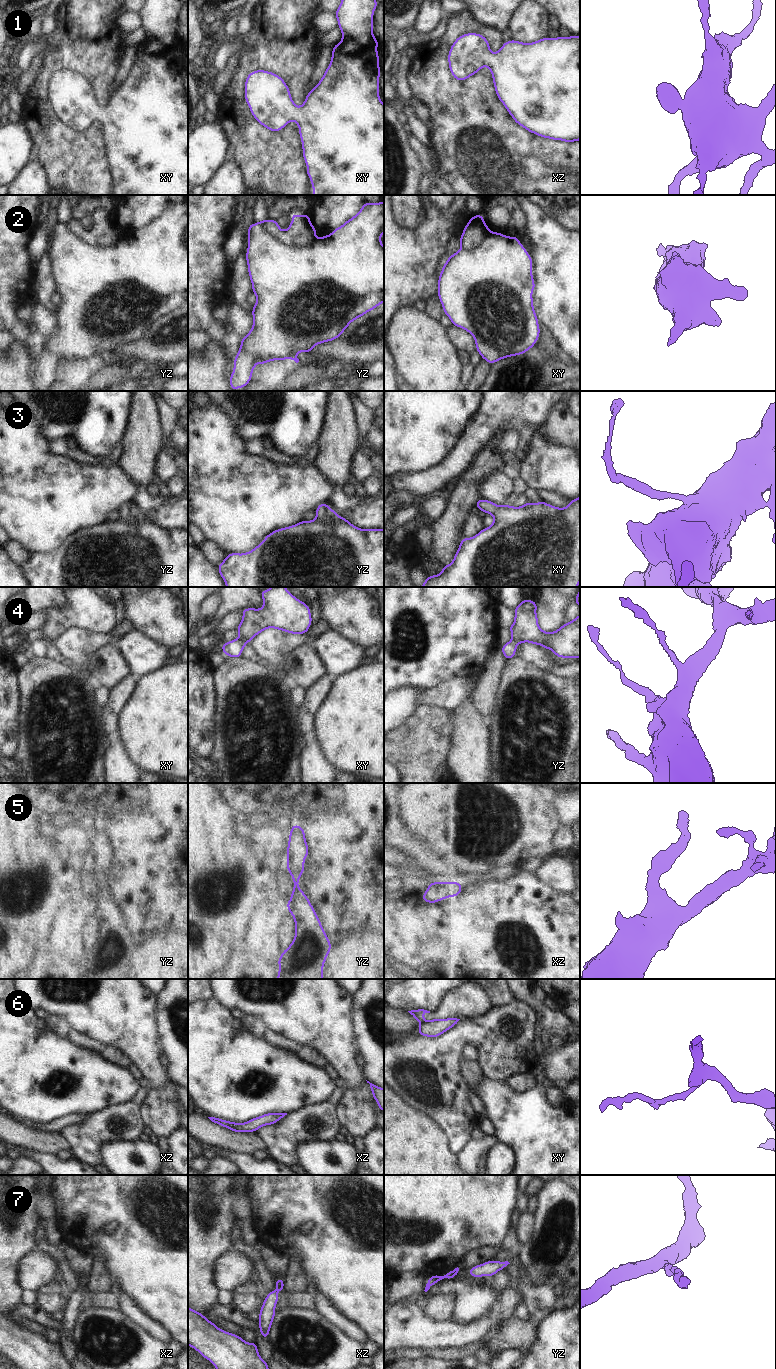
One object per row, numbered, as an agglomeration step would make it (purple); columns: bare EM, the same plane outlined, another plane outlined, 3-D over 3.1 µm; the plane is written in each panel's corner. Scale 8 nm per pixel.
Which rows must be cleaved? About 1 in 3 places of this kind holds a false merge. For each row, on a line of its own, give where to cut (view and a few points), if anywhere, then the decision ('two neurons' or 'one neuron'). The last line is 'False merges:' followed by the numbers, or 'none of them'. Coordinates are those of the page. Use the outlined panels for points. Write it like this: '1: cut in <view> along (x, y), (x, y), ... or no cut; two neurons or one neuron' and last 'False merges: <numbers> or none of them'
1: no cut; one neuron
2: cut in yz along (261, 221), (261, 224), (283, 243), (306, 245), (315, 239); two neurons
3: no cut; one neuron
4: cut in xy along (239, 638), (246, 644); two neurons
5: no cut; one neuron
6: cut in xy along (439, 1019), (421, 1023); two neurons
7: no cut; one neuron
False merges: 2, 4, 6

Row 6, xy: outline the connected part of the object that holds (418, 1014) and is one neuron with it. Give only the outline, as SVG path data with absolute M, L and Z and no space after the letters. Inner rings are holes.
M418 1009L418 1010L411 1010L411 1011L408 1011L413 1017L415 1020L417 1020L419 1023L427 1023L427 1022L430 1022L430 1021L439 1021L440 1019L431 1019L430 1021L425 1021L423 1019L423 1015L425 1013L430 1013L430 1011L427 1011L427 1010L424 1010L424 1009Z

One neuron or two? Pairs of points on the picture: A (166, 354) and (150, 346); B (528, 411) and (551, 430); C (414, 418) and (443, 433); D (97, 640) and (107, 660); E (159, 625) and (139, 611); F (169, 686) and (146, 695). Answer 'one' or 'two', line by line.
A: one
B: two
C: one
D: two
E: one
F: one

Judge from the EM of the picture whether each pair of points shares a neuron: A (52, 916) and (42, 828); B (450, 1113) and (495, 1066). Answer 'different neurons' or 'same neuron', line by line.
A: same neuron
B: same neuron

